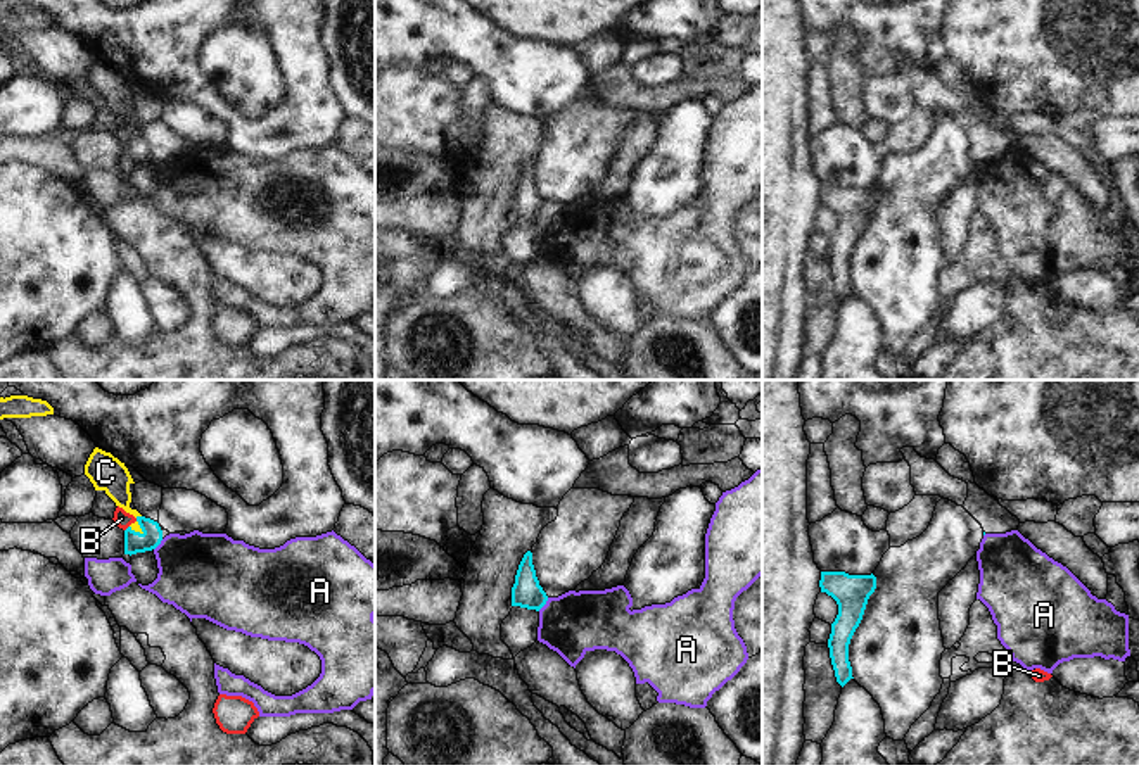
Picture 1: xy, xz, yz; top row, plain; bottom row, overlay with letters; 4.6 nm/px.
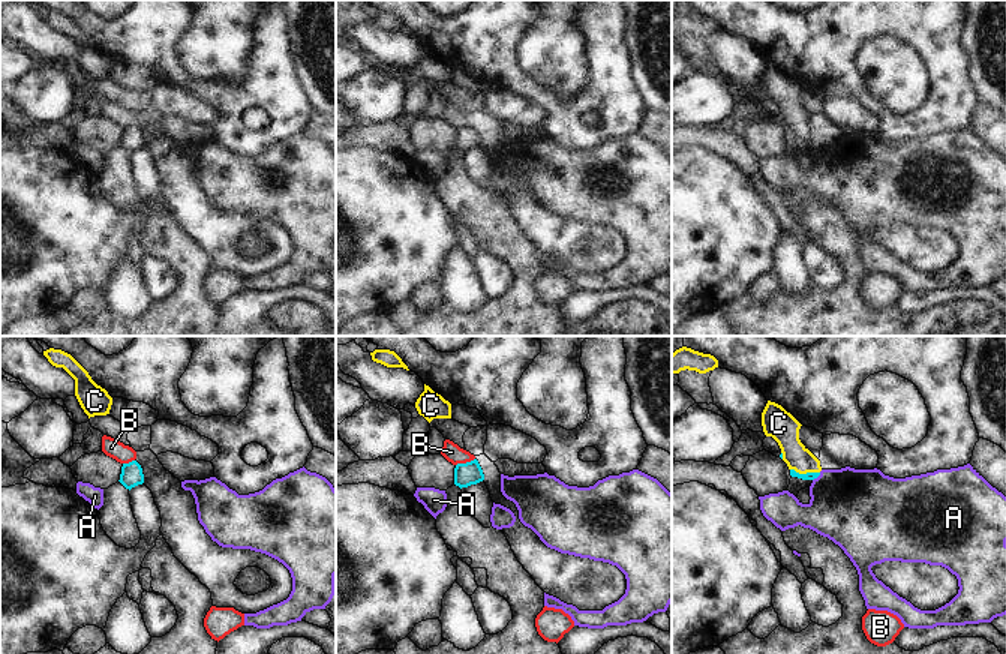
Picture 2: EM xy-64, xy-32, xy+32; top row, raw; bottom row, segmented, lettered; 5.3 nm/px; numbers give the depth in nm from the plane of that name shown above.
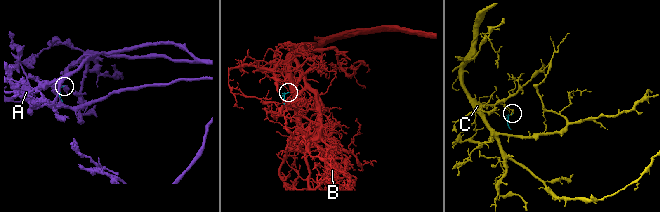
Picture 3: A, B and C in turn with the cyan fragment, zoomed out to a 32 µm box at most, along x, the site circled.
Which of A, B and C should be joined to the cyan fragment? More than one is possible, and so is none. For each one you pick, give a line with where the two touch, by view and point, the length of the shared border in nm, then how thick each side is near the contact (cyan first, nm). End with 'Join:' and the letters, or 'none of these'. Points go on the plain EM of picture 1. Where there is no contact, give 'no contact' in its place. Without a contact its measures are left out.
C: xy (140, 140) | 80 nm | 100/40 nm
Join: C

